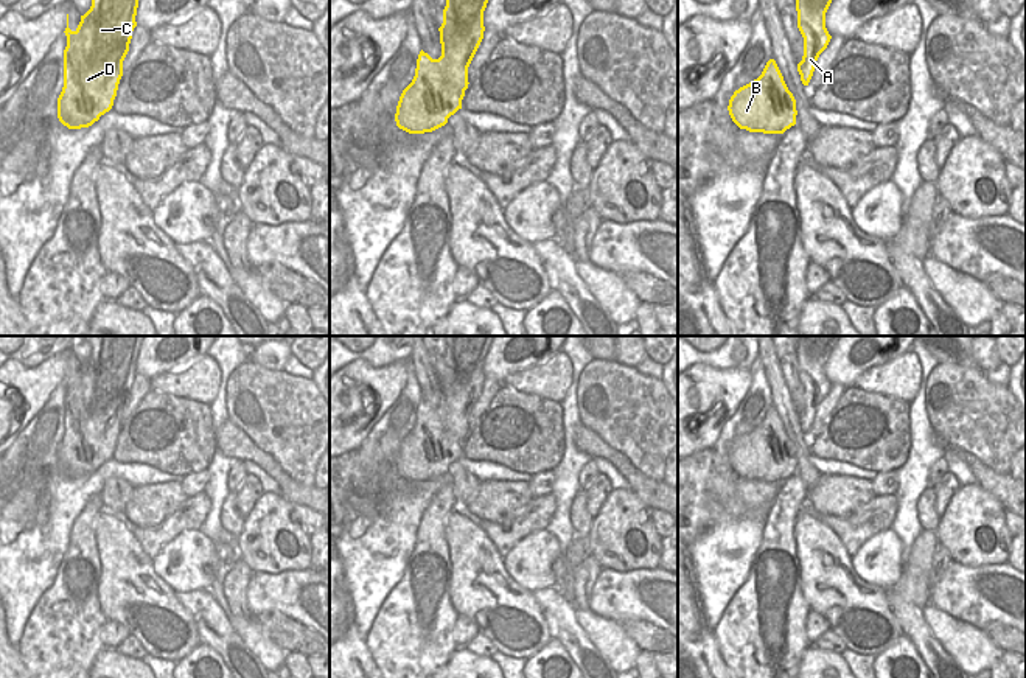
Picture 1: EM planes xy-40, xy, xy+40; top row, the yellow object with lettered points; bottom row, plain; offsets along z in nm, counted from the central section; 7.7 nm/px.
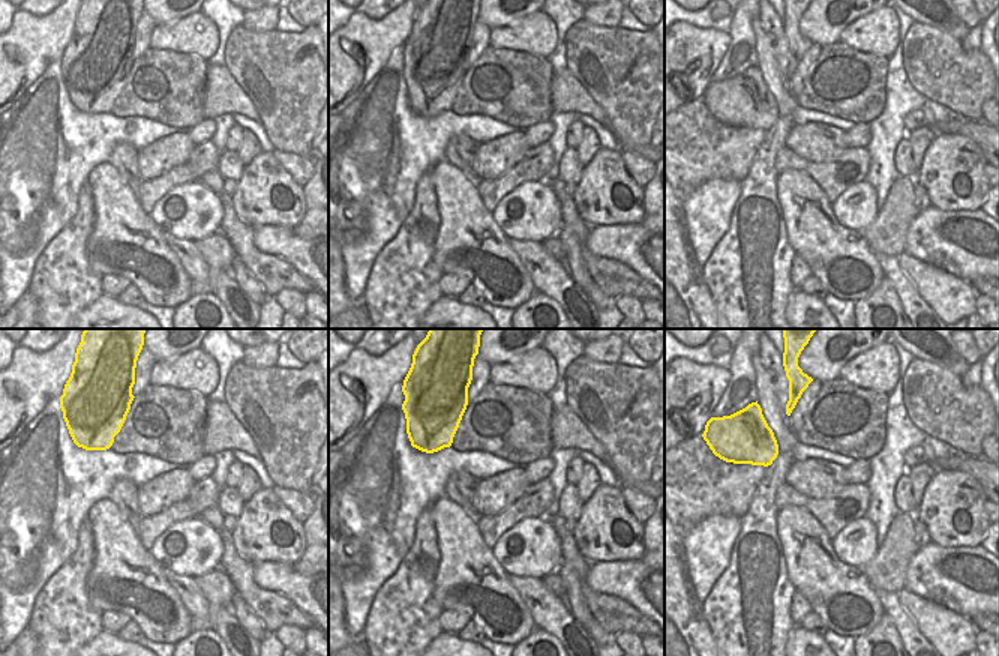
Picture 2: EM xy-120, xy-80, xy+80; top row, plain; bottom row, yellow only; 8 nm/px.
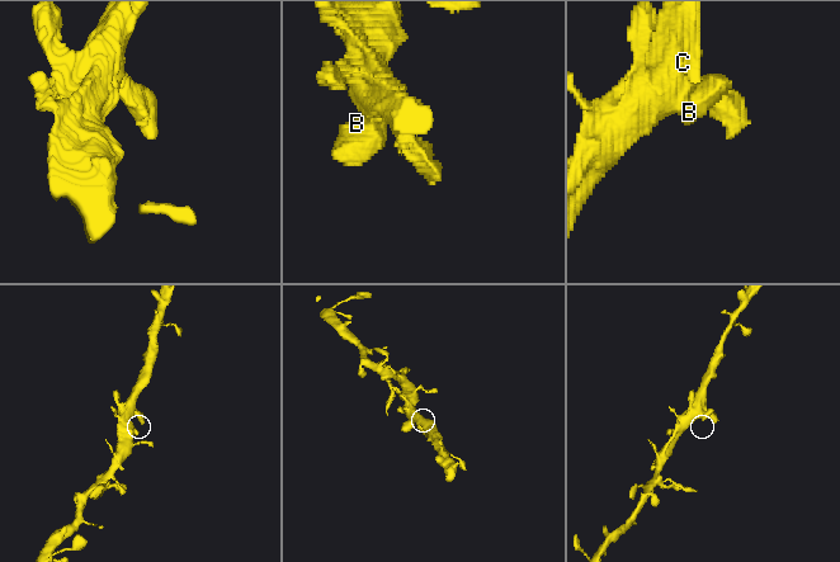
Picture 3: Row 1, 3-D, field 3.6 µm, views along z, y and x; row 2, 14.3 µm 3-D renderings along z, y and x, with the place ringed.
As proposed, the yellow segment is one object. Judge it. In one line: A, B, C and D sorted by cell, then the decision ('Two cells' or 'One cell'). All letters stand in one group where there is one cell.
Groups: A B C D. One cell

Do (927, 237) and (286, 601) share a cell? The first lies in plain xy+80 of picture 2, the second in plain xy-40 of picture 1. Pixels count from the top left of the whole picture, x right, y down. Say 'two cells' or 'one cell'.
one cell

